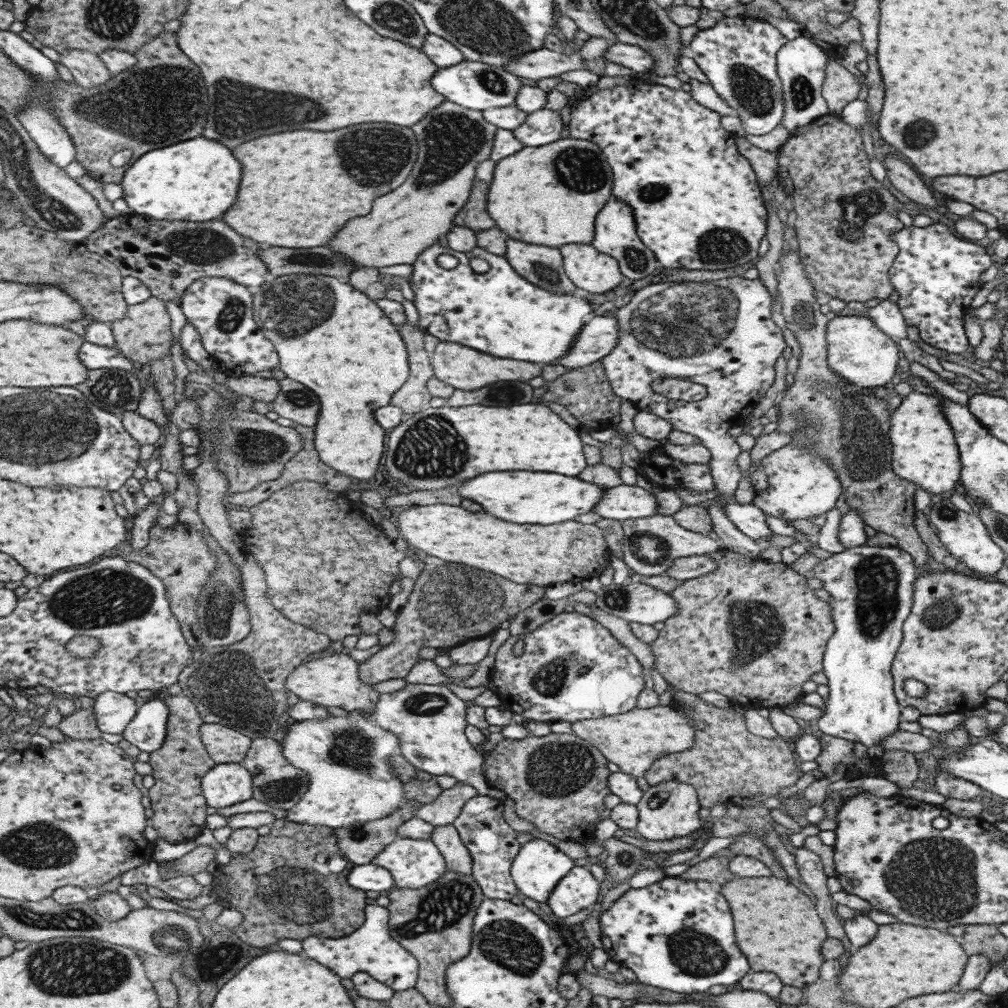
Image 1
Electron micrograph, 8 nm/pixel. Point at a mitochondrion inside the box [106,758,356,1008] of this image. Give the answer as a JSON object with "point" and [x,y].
{"point":[212,963]}

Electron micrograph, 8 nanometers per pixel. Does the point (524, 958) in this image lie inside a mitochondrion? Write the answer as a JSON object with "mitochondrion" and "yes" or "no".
{"mitochondrion":"yes"}

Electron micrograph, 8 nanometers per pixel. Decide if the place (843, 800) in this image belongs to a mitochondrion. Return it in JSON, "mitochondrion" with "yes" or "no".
{"mitochondrion":"no"}

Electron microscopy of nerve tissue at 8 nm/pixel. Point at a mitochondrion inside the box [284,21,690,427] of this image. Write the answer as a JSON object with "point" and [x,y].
{"point":[450,140]}

